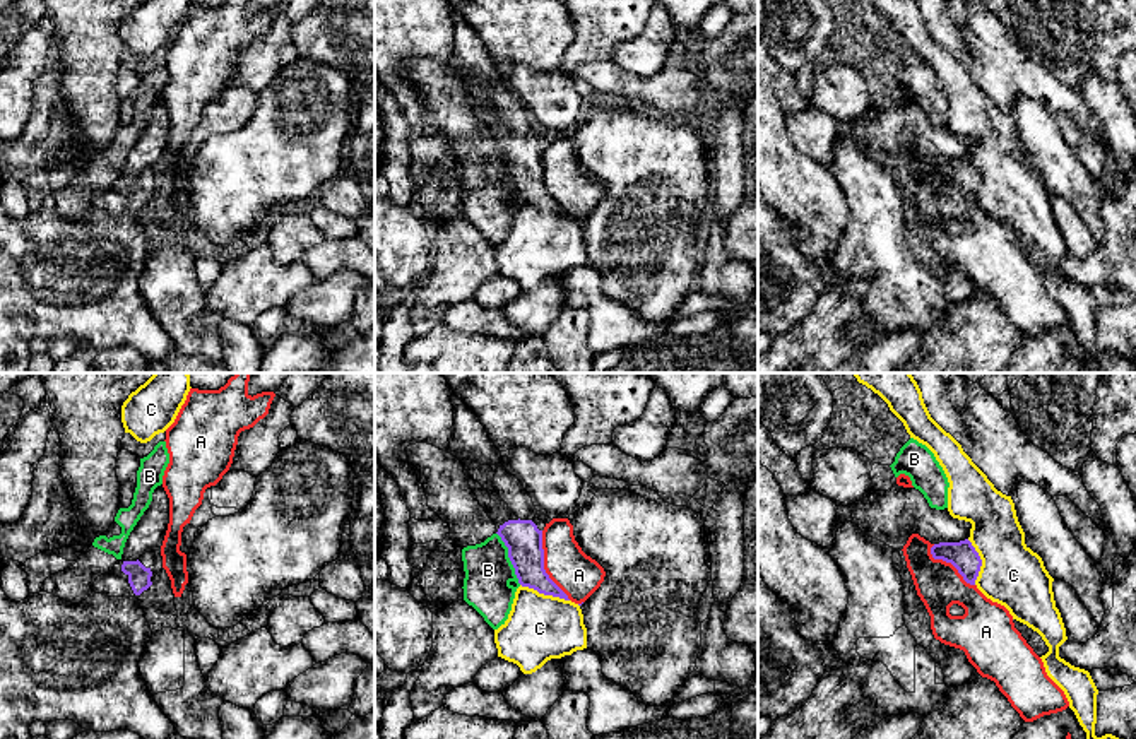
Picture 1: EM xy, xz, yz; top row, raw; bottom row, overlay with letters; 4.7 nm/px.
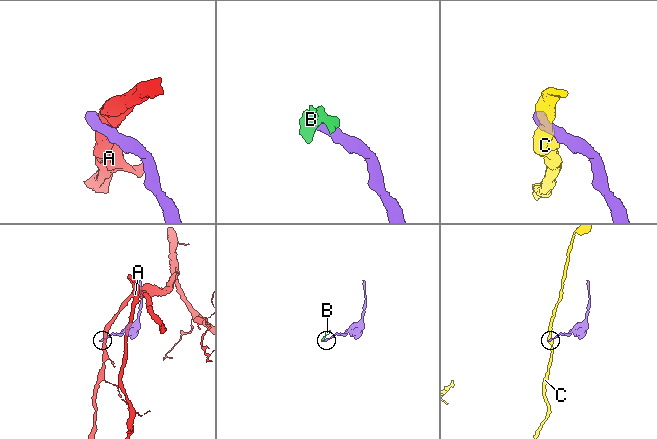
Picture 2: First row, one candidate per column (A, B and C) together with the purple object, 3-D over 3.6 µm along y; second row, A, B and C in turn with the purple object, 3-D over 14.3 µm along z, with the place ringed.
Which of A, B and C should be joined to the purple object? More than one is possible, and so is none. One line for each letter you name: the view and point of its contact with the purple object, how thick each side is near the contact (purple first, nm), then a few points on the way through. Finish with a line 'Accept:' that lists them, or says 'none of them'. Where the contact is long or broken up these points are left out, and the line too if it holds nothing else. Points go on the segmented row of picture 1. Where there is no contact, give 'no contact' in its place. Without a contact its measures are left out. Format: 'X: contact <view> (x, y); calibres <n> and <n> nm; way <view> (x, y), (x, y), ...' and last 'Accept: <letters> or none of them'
Accept: none of them

